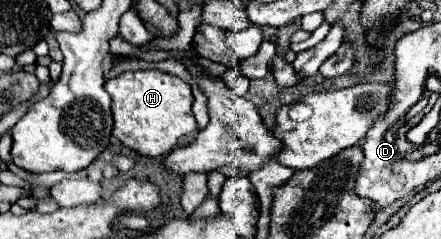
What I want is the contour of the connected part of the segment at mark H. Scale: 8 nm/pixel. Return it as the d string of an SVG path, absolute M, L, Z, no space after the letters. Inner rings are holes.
M156 69L146 71L126 71L104 83L104 89L112 97L114 129L112 135L122 141L122 145L148 157L166 157L180 137L196 129L196 119L192 115L194 95L188 83L176 75L168 75Z

